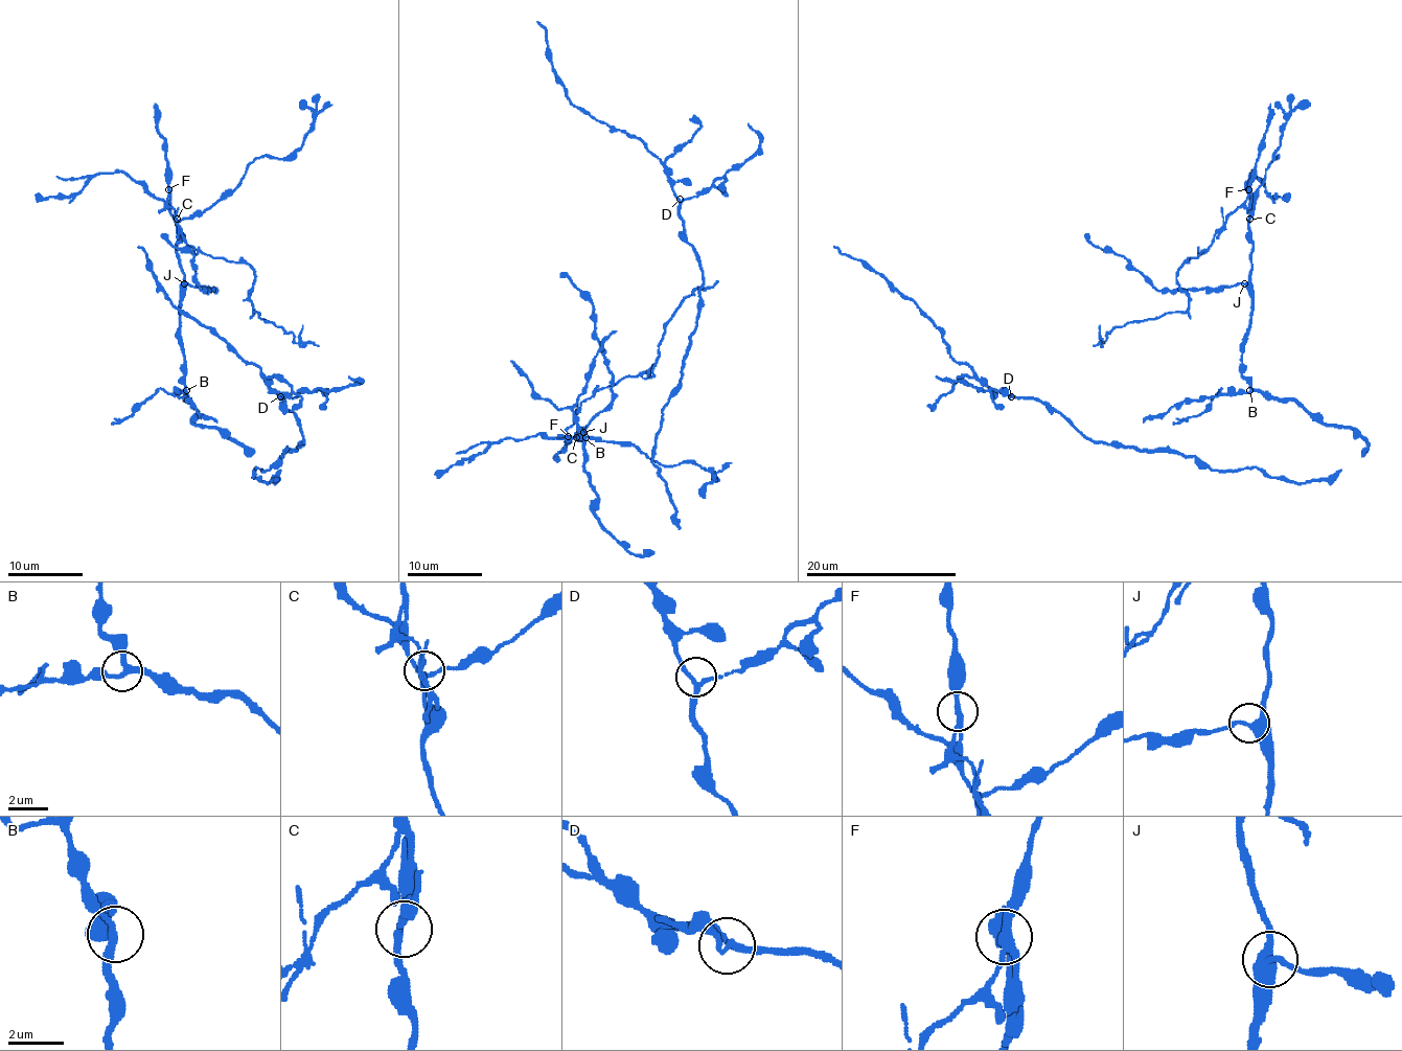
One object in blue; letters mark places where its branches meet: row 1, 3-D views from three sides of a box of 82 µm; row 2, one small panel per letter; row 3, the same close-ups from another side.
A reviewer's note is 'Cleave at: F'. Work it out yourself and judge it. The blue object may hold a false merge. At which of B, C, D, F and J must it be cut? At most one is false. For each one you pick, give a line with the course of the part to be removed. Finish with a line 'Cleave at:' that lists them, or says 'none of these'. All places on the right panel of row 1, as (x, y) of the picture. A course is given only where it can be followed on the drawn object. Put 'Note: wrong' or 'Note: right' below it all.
F: foreign part runs (1248, 189), (1211, 244), (1176, 272), (1188, 307), (1115, 326), (1094, 345)
Cleave at: F
Note: right

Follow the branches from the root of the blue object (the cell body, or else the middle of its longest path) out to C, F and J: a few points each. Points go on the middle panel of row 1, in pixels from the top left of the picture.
C: (653, 551), (630, 552), (600, 523), (593, 509), (597, 493), (583, 466), (583, 430), (583, 437), (576, 437)
F: (653, 551), (630, 552), (600, 523), (593, 509), (597, 493), (583, 466), (583, 430), (581, 439), (569, 436)
J: (653, 551), (630, 552), (595, 513), (597, 493), (583, 466), (583, 430), (579, 439), (583, 432)

